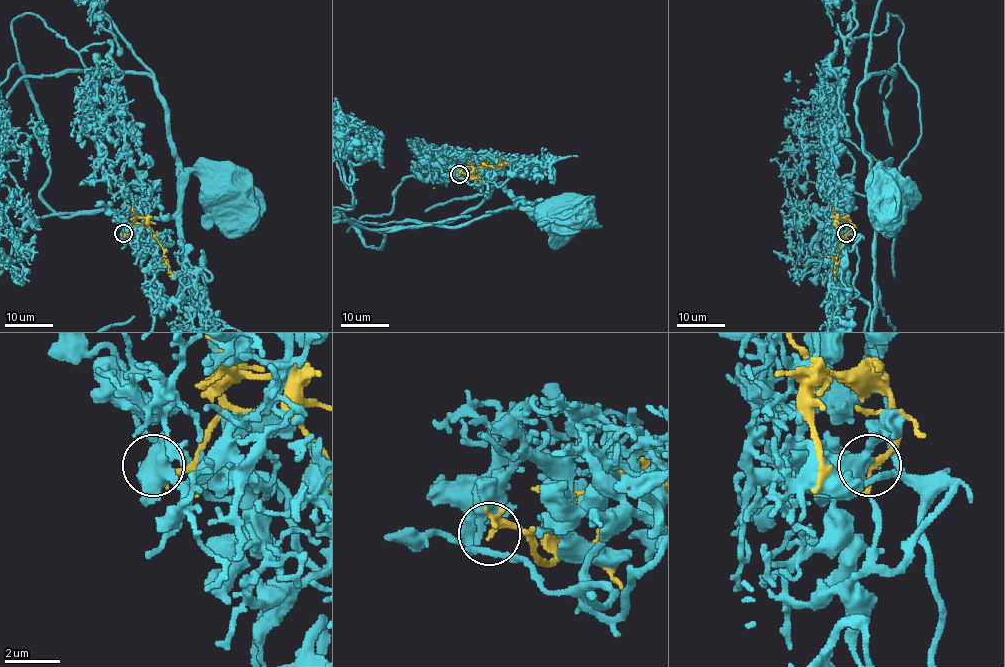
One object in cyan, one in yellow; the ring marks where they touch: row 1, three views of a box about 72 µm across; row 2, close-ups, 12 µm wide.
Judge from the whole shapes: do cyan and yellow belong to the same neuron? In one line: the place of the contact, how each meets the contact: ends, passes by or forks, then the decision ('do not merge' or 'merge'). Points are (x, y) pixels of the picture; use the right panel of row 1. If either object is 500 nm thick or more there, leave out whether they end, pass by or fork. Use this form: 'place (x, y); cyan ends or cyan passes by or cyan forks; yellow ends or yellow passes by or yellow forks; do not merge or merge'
place (846, 233); cyan ends; yellow forks; do not merge

